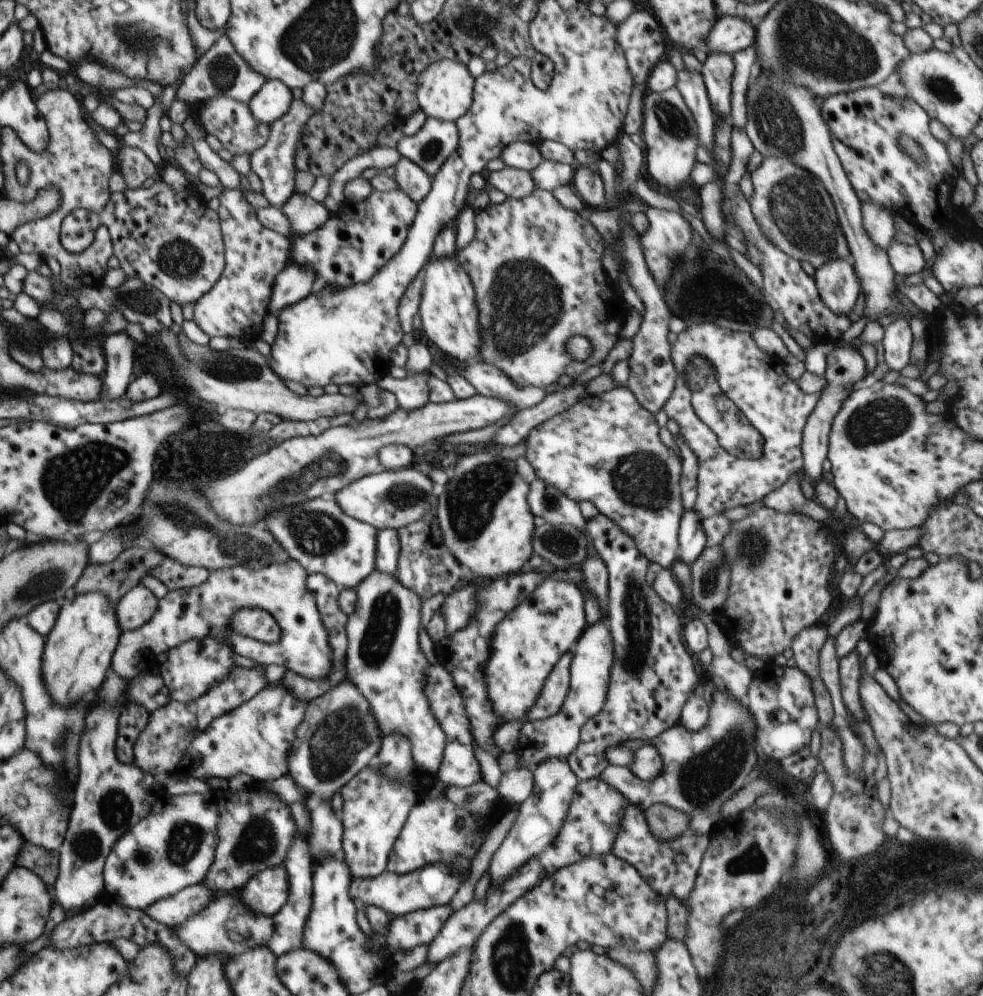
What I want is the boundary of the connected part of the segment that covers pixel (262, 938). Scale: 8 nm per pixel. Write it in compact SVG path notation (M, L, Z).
M222 896L218 900L212 900L212 904L200 912L194 914L186 924L176 926L176 934L180 936L180 940L190 946L196 958L204 958L206 954L218 954L223 959L232 958L250 948L267 944L270 936L274 934L274 924L272 924L272 916L262 916L262 914L254 914L250 912L250 908L246 908L246 904L242 904L242 900L238 900L238 896Z

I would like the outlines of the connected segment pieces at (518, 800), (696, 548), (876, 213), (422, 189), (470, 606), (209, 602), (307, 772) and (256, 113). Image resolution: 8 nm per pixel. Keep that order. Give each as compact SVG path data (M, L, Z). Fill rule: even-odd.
M520 768L506 772L498 782L499 797L505 799L513 806L520 805L530 794L534 786L534 776L530 768Z
M694 509L684 512L681 517L678 532L679 552L677 561L684 562L688 568L698 559L705 550L706 532L702 528L702 521Z
M866 202L861 204L862 224L866 234L870 236L870 240L888 250L892 236L896 236L896 224L892 225L891 216L894 213L890 208L882 208L880 204L874 204L874 202Z
M400 158L394 167L396 170L394 180L398 184L398 189L419 204L430 192L433 178L424 170L420 170L418 164L412 164L408 158Z
M468 584L465 588L455 590L446 596L438 610L444 616L448 633L454 634L456 630L466 628L466 624L470 622L470 616L478 608L476 594L478 594L478 588Z
M290 557L286 558L284 564L270 564L268 568L252 568L252 566L238 568L236 566L236 568L224 568L224 570L216 572L210 571L208 580L199 586L188 588L185 591L169 591L167 596L159 600L154 616L144 626L137 630L124 630L114 652L110 669L122 680L132 680L132 678L140 676L142 672L153 673L155 672L154 660L157 656L166 654L170 648L175 648L182 642L191 639L201 640L204 636L212 633L217 635L222 642L226 640L238 655L250 658L260 666L284 666L286 669L308 678L308 680L322 680L332 670L332 654L330 654L330 644L326 646L328 632L322 626L314 596L306 586L308 576L306 570L302 568L302 564L298 564L296 560L292 560ZM244 606L262 608L276 620L278 627L282 630L278 641L267 644L256 641L254 638L238 635L231 630L228 626L230 616Z
M346 676L330 692L310 701L306 706L304 718L300 726L296 728L296 738L288 754L287 772L292 776L292 780L298 782L299 788L306 790L304 794L307 796L310 794L315 799L320 796L324 802L331 802L334 794L339 792L344 784L347 784L358 772L361 772L362 768L376 764L380 740L382 740L382 734L378 732L378 724L374 724L374 716L370 716L370 706L366 698L362 696L362 692L358 692L358 688Z
M267 80L248 102L248 108L258 122L270 125L289 112L292 100L293 95L288 86L280 80Z

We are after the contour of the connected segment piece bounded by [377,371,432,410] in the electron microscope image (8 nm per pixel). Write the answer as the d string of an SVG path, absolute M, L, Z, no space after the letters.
M428 371L416 373L410 378L395 380L388 375L377 383L384 391L394 393L398 401L399 408L402 410L418 410L426 406L428 402L428 378L431 378Z

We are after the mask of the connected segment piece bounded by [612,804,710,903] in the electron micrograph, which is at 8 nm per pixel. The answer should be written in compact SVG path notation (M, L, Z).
M633 804L624 808L620 832L616 836L616 842L612 844L612 854L632 864L638 874L648 882L648 886L658 892L660 900L668 900L668 896L676 896L683 903L688 902L690 892L694 888L697 873L706 848L710 845L710 835L694 834L687 830L683 837L674 838L670 842L658 842L652 838L650 828L646 824L643 808Z

